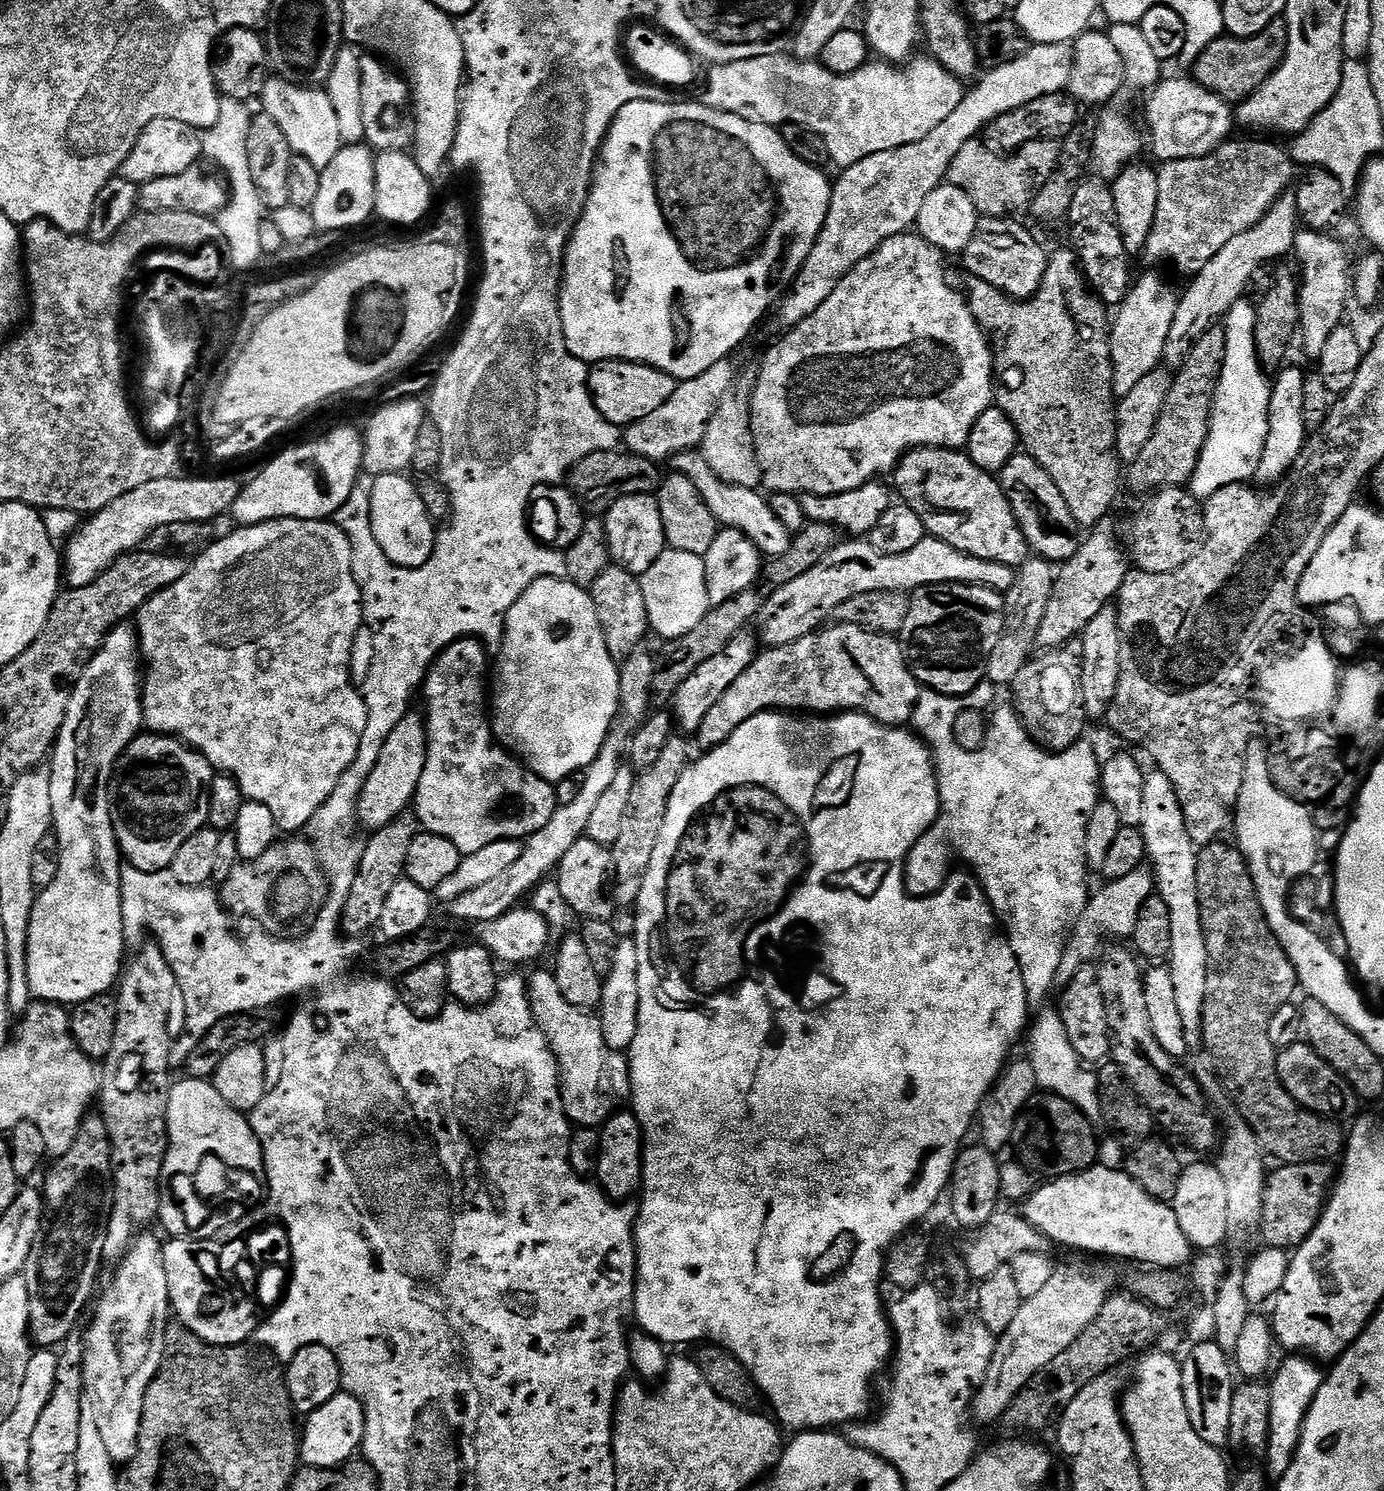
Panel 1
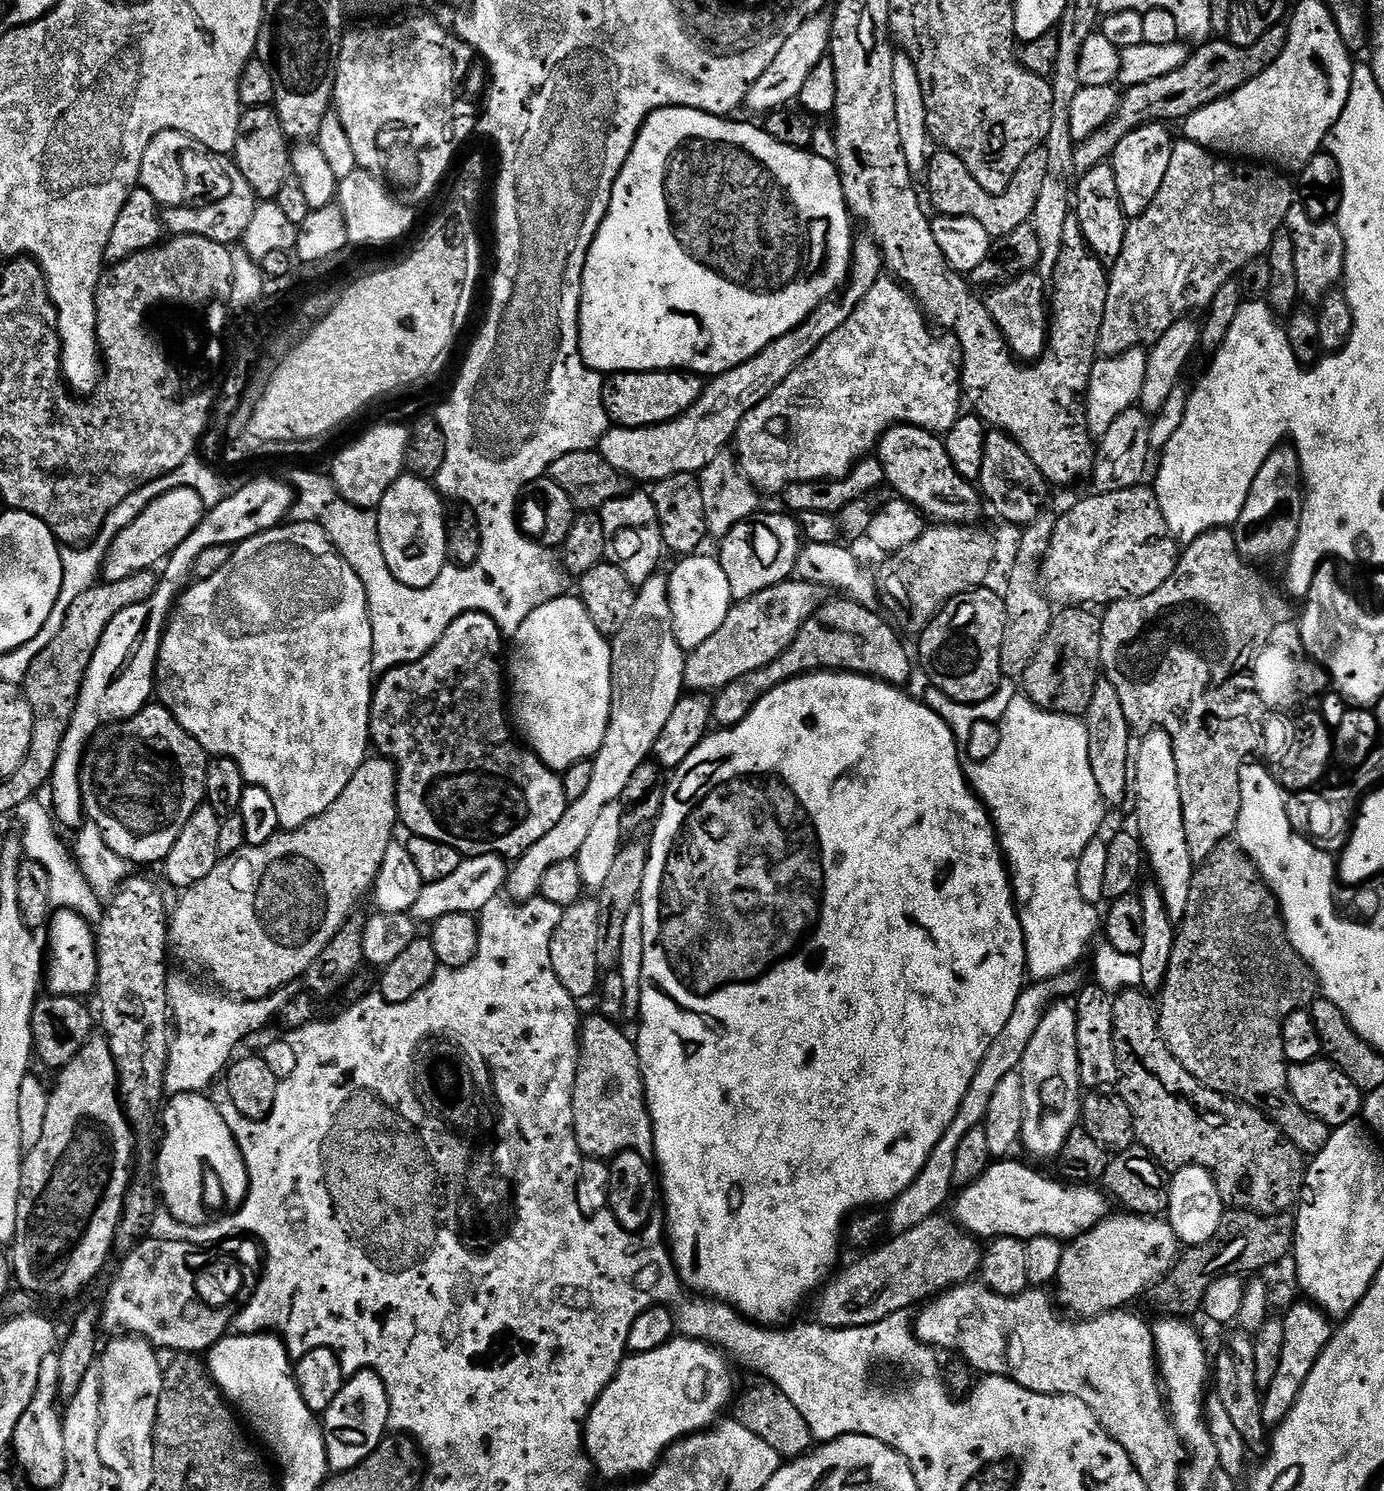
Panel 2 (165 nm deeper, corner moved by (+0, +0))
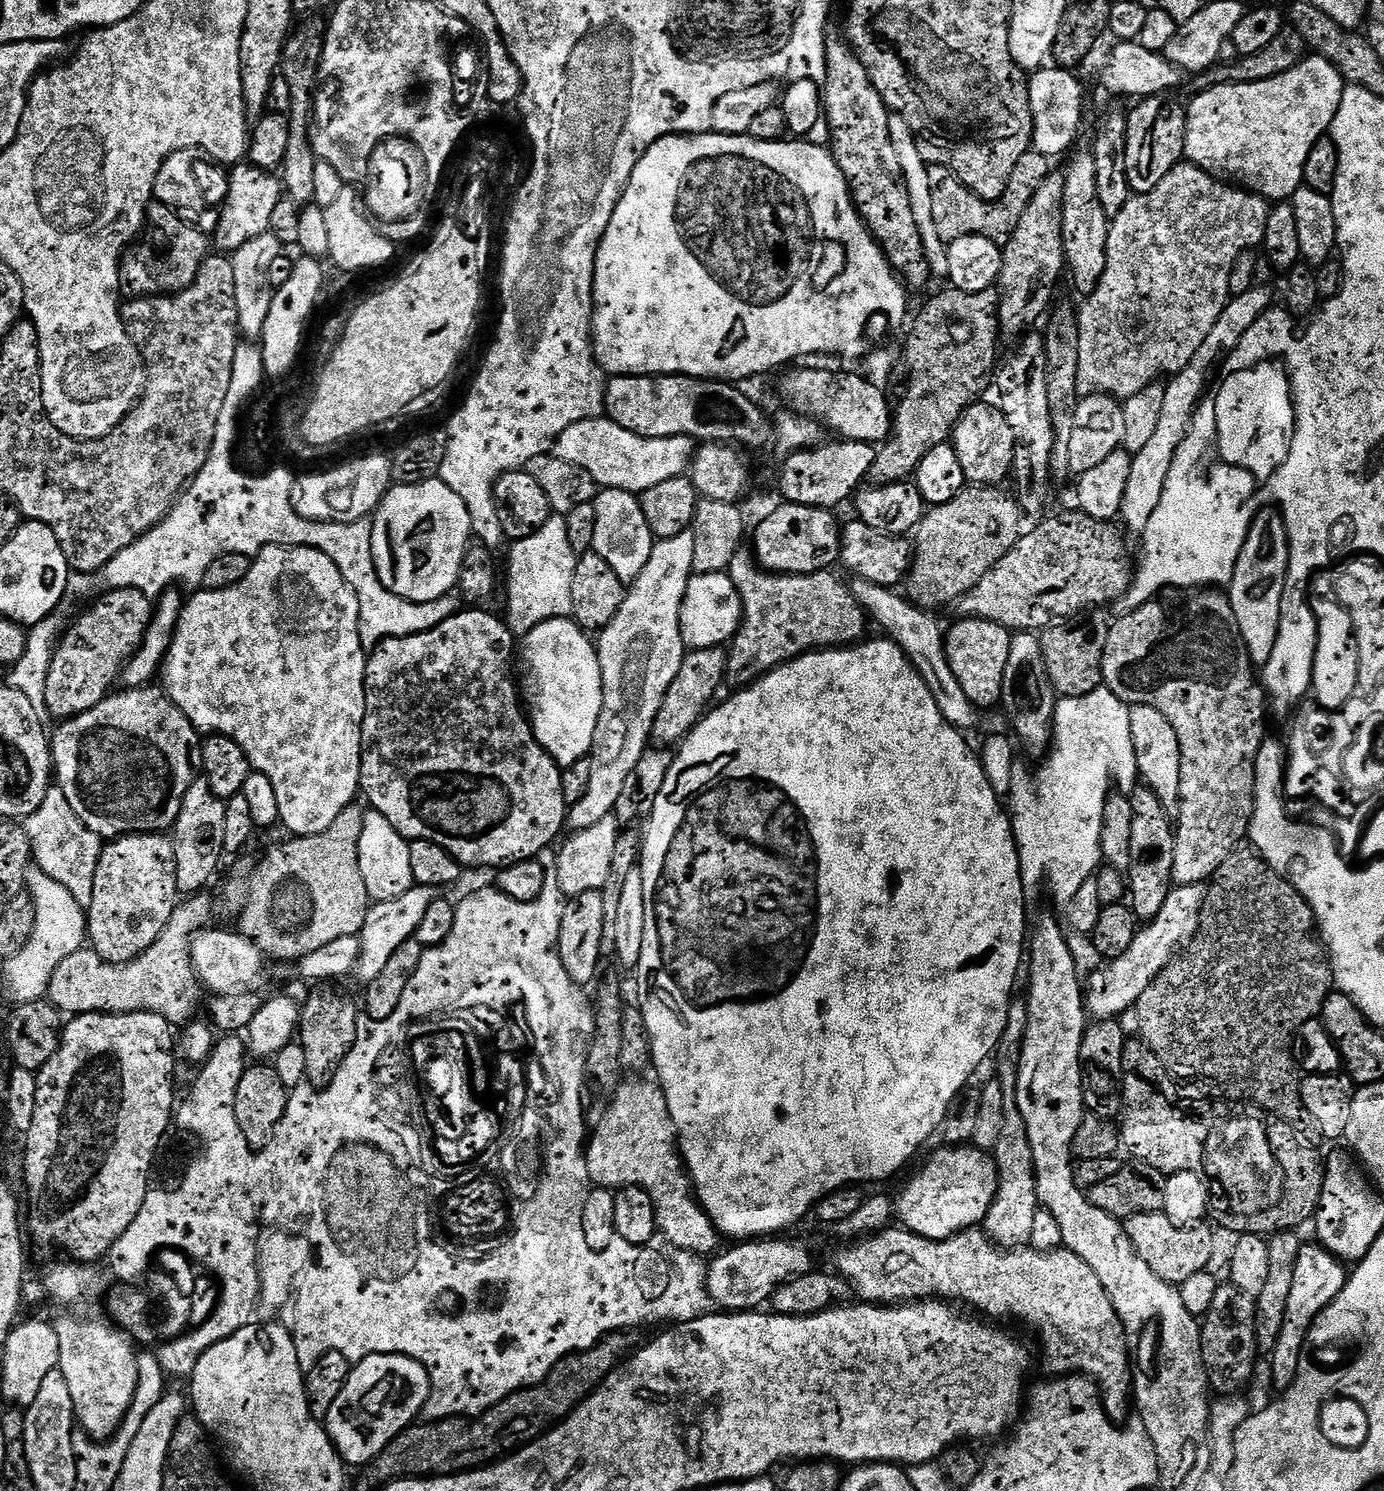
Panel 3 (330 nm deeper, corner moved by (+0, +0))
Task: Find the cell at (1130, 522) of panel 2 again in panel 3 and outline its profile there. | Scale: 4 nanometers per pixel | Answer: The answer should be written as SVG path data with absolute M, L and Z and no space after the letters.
M1079 510L1043 520L1039 521L1041 524L1033 532L1025 531L1021 535L1020 541L1010 549L1006 558L994 565L990 574L986 574L986 578L982 578L982 582L978 582L972 592L956 601L954 611L957 617L998 622L998 626L1013 633L1035 633L1037 630L1051 628L1057 622L1067 621L1085 610L1111 605L1126 594L1132 584L1134 568L1128 565L1125 533L1119 527L1116 529L1115 523L1096 521Z

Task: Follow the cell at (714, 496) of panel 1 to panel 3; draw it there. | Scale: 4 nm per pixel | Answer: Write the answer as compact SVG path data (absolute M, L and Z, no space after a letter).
M853 579L850 584L854 598L864 607L865 613L881 628L883 635L893 640L906 654L906 658L922 674L922 682L930 686L930 694L934 694L934 702L938 702L938 710L942 710L942 718L950 722L950 726L959 728L961 732L968 734L976 724L978 709L971 704L958 686L958 678L954 678L954 670L950 670L950 662L946 658L946 646L944 638L945 629L940 629L940 624L935 620L933 613L926 608L920 608L899 591L883 588L874 582Z

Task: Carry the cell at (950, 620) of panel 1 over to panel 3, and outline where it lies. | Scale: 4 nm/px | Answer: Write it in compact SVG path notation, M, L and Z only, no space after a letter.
M960 618L957 624L947 629L944 645L946 658L950 662L950 670L954 670L954 678L958 678L958 686L962 686L966 698L977 709L997 707L1002 694L1002 682L1006 674L1006 662L1010 662L1010 646L1013 633L1007 628L998 626L998 622Z

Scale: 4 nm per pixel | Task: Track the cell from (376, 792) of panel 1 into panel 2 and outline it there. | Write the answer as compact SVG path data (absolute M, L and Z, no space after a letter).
M376 754L362 762L358 770L354 770L354 778L350 778L350 783L346 785L346 790L338 794L338 802L330 806L318 818L306 822L301 828L291 830L281 830L277 832L270 842L262 846L245 846L236 856L226 856L220 863L206 874L202 882L198 882L193 888L183 889L180 901L170 912L170 940L174 945L174 952L184 960L189 960L192 964L201 964L206 971L212 975L212 980L217 984L217 989L231 994L236 998L244 1000L260 1000L270 995L274 995L280 988L288 985L295 985L299 976L300 979L307 973L308 967L330 946L332 939L342 930L342 926L353 919L356 903L363 896L367 897L371 893L372 885L376 882L376 875L382 866L382 858L386 858L386 850L394 843L392 836L398 829L398 813L396 810L396 766L391 760Z

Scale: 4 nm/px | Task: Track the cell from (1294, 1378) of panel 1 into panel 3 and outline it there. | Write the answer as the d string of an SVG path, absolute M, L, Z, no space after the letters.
M1318 1242L1301 1243L1298 1267L1294 1270L1294 1287L1290 1289L1290 1299L1286 1305L1286 1322L1282 1322L1282 1334L1278 1334L1278 1346L1270 1354L1272 1360L1272 1384L1277 1393L1283 1394L1298 1378L1299 1363L1303 1343L1307 1334L1314 1329L1315 1320L1331 1309L1334 1298L1342 1294L1350 1275L1349 1269L1332 1252L1328 1252Z

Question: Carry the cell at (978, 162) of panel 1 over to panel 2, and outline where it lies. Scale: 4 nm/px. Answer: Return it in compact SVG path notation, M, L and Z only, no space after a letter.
M1043 146L1026 154L1026 162L1018 166L1018 174L1014 174L1010 186L997 196L982 190L982 186L974 182L974 174L966 170L966 162L962 162L958 154L947 150L936 151L931 153L926 181L928 180L928 196L939 215L972 216L985 228L986 234L993 238L1010 234L1010 230L1018 230L1018 226L1031 221L1038 194L1042 194L1042 182L1046 182L1046 170L1050 167L1050 154Z

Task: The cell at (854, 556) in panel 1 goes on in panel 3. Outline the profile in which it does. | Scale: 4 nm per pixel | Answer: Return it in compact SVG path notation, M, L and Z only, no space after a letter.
M723 647L697 648L685 655L678 675L674 678L674 682L670 682L670 690L666 690L666 698L662 698L658 718L654 718L652 740L657 745L679 745L684 737L695 728L697 722L705 715L709 705L717 699L717 697L715 698L716 691L719 690L720 684L722 688L725 683L724 671L727 665L728 657Z

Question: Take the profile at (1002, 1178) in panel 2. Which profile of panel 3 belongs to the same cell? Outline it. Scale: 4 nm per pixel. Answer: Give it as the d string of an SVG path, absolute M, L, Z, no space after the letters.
M940 1146L913 1174L894 1200L899 1223L909 1232L931 1240L945 1240L983 1225L996 1197L996 1161L985 1149L975 1146Z

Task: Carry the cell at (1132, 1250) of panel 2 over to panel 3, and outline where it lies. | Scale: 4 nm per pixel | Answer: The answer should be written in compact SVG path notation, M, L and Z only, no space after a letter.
M1151 1212L1131 1216L1129 1220L1123 1221L1124 1229L1132 1240L1134 1250L1138 1250L1138 1258L1162 1278L1162 1282L1170 1282L1179 1286L1191 1278L1193 1274L1205 1271L1212 1260L1212 1251L1216 1244L1212 1241L1212 1232L1205 1226L1184 1227L1174 1222L1165 1212Z

